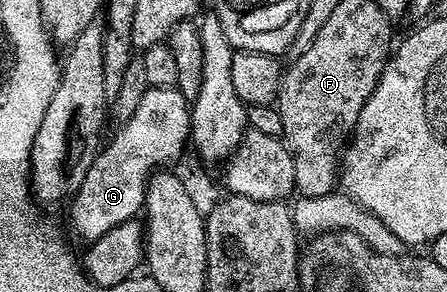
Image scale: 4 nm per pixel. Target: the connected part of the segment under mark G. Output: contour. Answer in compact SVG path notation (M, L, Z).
M178 87L149 88L137 111L117 129L115 138L100 148L93 159L93 167L89 167L85 179L81 179L81 187L69 201L71 229L83 243L101 239L101 235L105 235L105 231L113 231L117 223L140 216L152 173L170 166L167 164L177 160L183 148L188 148L191 135L189 98Z

